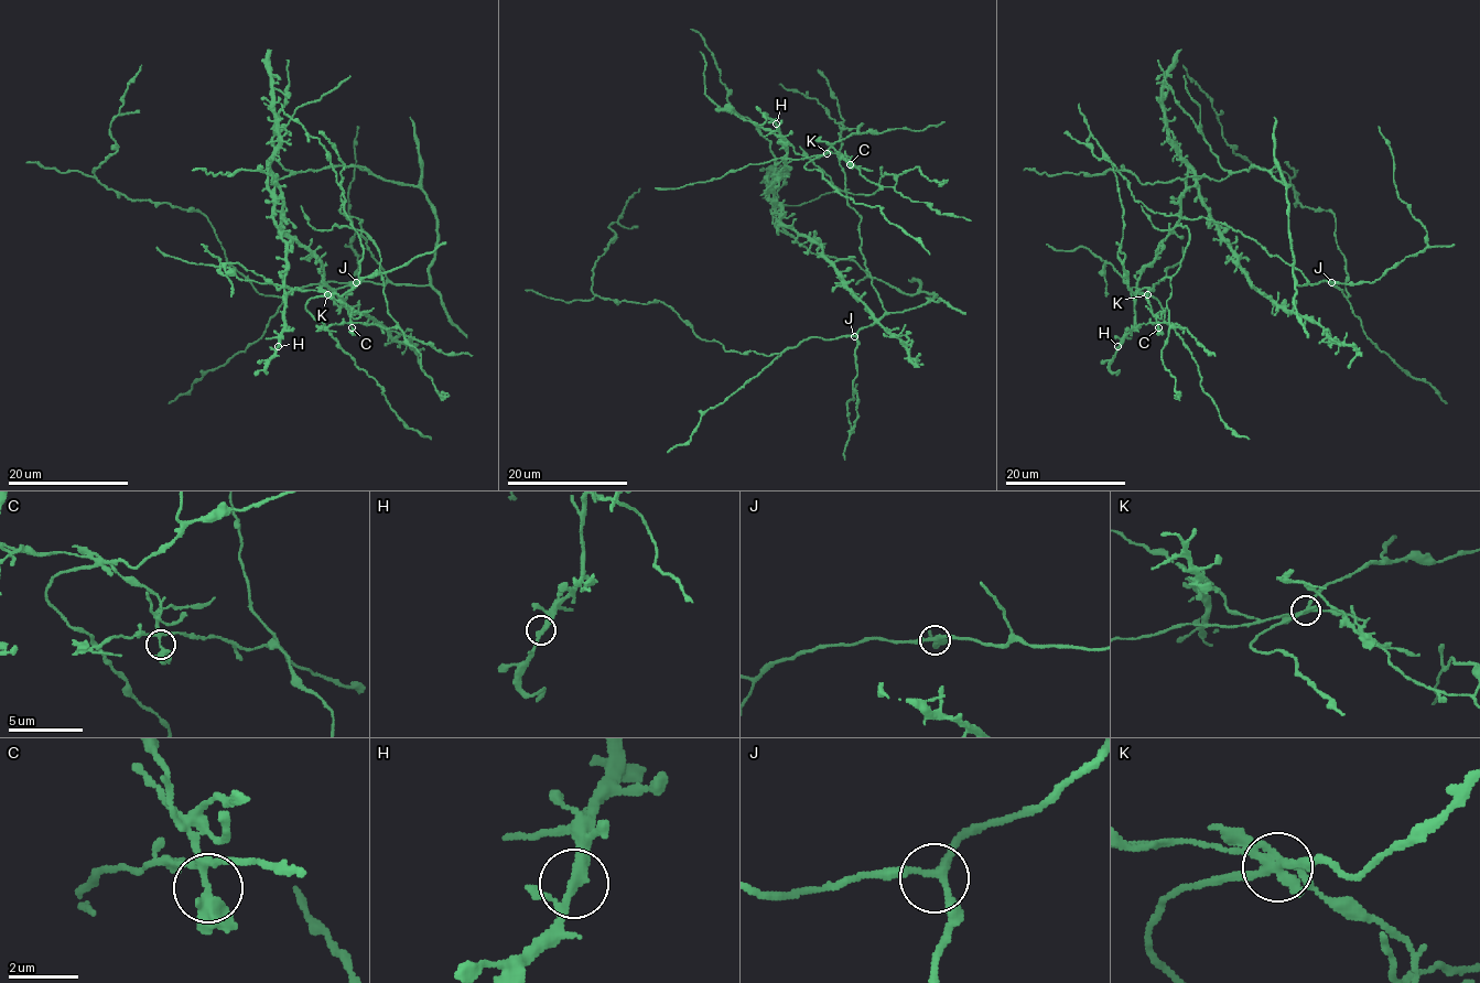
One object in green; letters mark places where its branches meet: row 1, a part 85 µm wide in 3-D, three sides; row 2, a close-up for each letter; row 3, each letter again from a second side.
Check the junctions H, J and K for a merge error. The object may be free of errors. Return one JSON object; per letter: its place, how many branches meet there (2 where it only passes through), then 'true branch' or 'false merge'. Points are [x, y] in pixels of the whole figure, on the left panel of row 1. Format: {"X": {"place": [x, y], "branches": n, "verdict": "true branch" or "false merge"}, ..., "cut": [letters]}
{"H": {"place": [278, 346], "branches": 3, "verdict": "true branch"}, "J": {"place": [356, 282], "branches": 3, "verdict": "true branch"}, "K": {"place": [327, 294], "branches": 4, "verdict": "false merge"}, "cut": ["K"]}

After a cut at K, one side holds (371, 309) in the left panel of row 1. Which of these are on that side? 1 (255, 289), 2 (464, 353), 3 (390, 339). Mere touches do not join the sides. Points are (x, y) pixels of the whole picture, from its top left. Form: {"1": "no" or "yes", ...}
{"1": "no", "2": "yes", "3": "no"}

